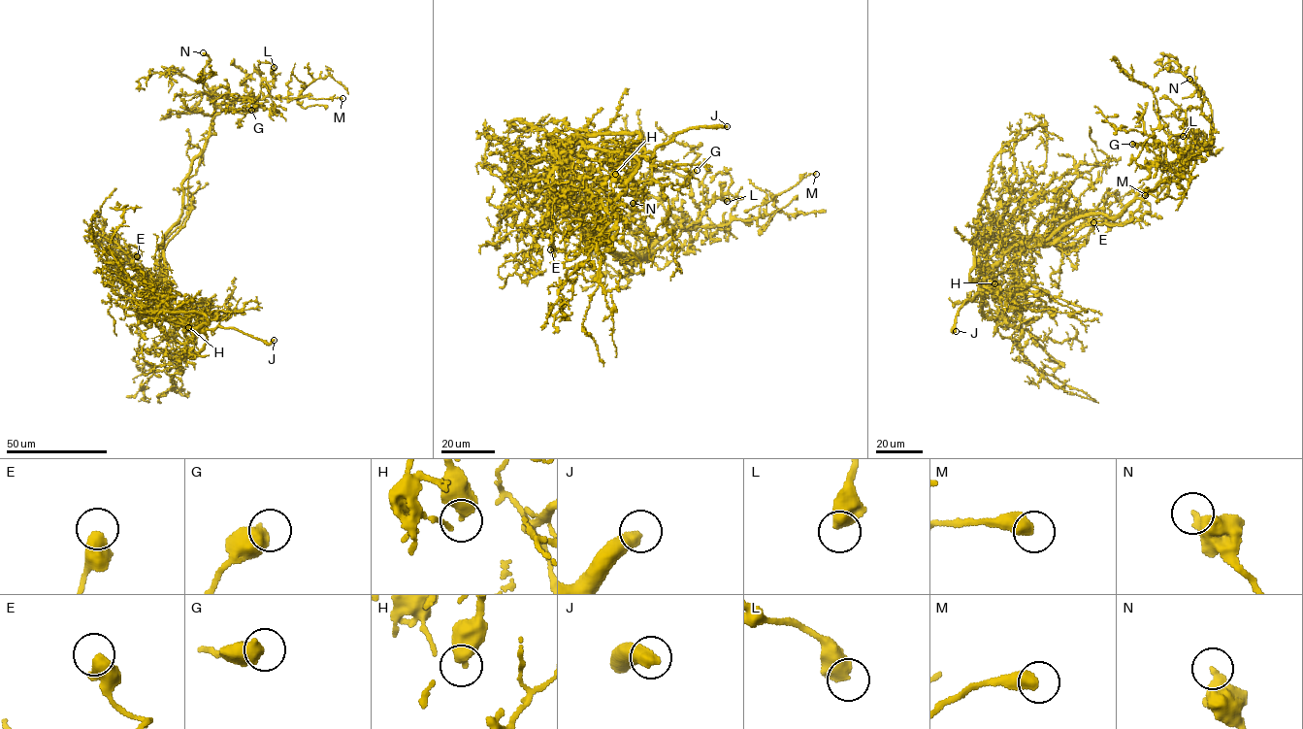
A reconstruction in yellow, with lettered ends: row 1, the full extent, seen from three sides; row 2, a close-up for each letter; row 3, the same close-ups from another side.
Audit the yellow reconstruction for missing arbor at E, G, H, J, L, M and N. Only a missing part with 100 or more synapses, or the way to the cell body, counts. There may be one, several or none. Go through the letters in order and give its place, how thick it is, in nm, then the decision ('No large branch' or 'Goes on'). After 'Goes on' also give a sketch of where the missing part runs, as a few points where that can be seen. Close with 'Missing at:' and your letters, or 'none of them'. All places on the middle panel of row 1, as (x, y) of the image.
E: Place: (550, 249). Thickness 360 nm. No large branch
G: Place: (697, 170). Thickness 600 nm. No large branch
H: Place: (615, 174). Thickness 500 nm. No large branch
J: Place: (727, 126). Thickness 460 nm. Goes on
L: Place: (727, 201). Thickness 600 nm. No large branch
M: Place: (816, 174). Thickness 500 nm. No large branch
N: Place: (633, 203). Thickness 340 nm. No large branch
Missing at: J

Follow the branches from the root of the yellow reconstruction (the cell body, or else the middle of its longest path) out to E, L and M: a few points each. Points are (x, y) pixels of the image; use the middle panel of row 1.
E: (585, 224), (586, 203), (568, 200), (563, 203), (564, 220), (557, 227), (552, 245), (559, 249), (550, 249)
L: (585, 224), (617, 254), (648, 256), (678, 228), (722, 224), (713, 235), (706, 206), (727, 201)
M: (585, 224), (617, 254), (648, 256), (651, 248), (678, 228), (758, 217), (762, 205), (816, 174)

